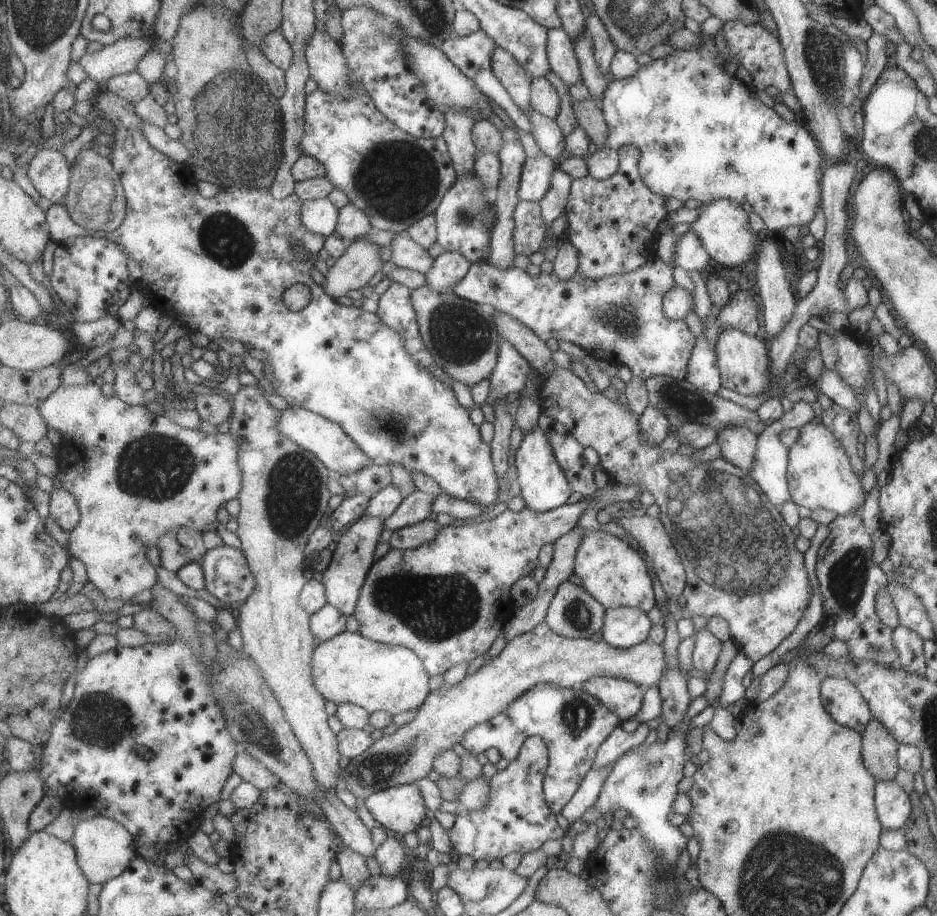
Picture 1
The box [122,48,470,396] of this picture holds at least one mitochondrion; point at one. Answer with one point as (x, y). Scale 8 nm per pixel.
(233, 123)

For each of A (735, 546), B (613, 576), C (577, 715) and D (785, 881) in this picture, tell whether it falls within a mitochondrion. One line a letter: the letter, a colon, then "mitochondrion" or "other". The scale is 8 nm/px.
A: mitochondrion
B: other
C: mitochondrion
D: mitochondrion

